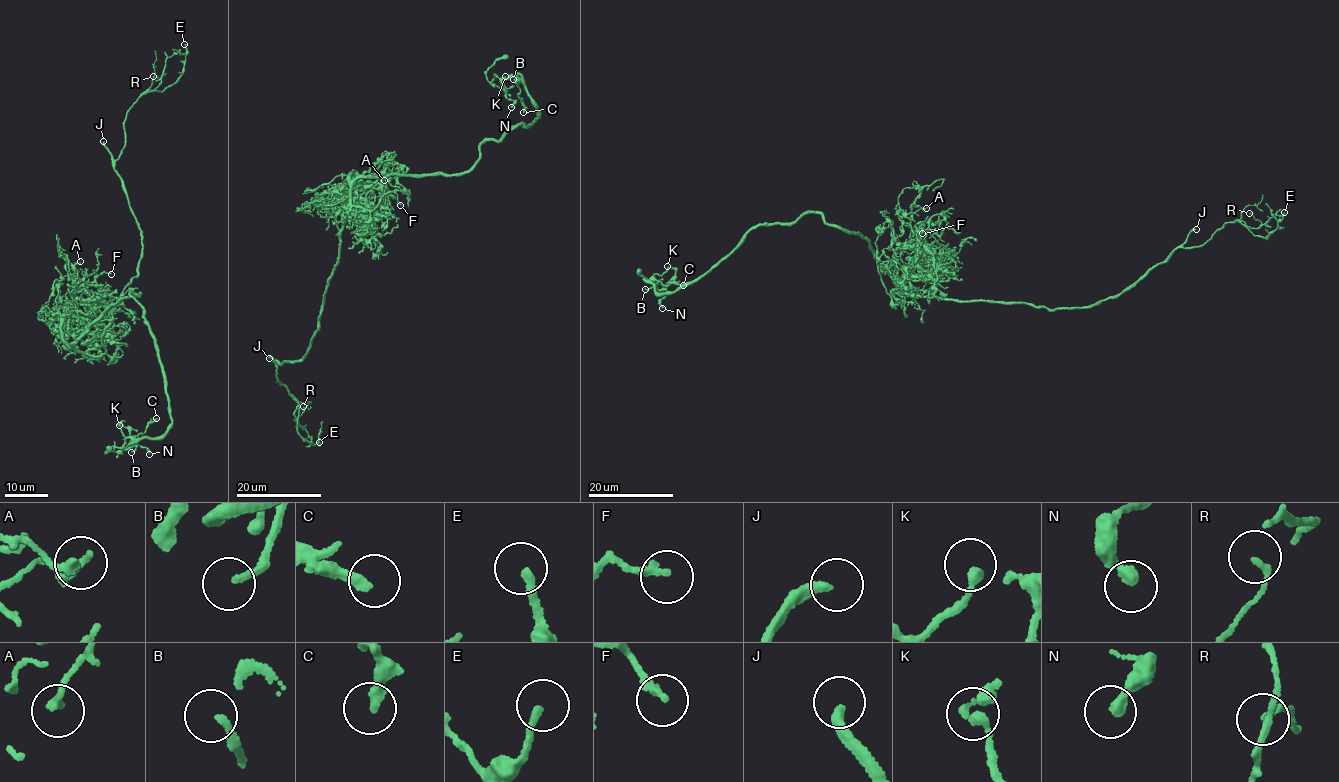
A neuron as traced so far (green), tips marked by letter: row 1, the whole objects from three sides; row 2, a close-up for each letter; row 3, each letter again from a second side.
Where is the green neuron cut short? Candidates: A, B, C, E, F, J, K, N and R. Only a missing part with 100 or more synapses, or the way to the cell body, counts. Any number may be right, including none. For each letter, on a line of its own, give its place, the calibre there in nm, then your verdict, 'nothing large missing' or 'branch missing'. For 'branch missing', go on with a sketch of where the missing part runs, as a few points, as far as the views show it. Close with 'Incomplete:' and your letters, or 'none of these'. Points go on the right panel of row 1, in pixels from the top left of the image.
A: (926, 208) | 240 nm | nothing large missing
B: (645, 289) | 190 nm | nothing large missing
C: (683, 285) | 320 nm | nothing large missing
E: (1284, 212) | 200 nm | nothing large missing
F: (922, 233) | 220 nm | nothing large missing
J: (1196, 229) | 280 nm | branch missing | (1196, 229), (1216, 203), (1212, 162), (1250, 112), (1246, 78), (1232, 47), (1238, 18), (1234, 13)
K: (667, 266) | 190 nm | nothing large missing
N: (662, 308) | 320 nm | nothing large missing
R: (1249, 213) | 110 nm | nothing large missing
Incomplete: J

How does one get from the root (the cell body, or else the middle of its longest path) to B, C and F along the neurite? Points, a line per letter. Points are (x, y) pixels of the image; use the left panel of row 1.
B: (87, 350), (72, 344), (88, 325), (139, 293), (130, 294), (158, 351), (171, 423), (135, 436), (131, 452)
C: (87, 350), (72, 344), (88, 325), (139, 293), (130, 294), (158, 351), (171, 423), (136, 438), (156, 418)
F: (87, 350), (82, 354), (66, 342), (62, 323), (76, 300), (75, 293), (85, 289), (100, 274), (111, 274)

